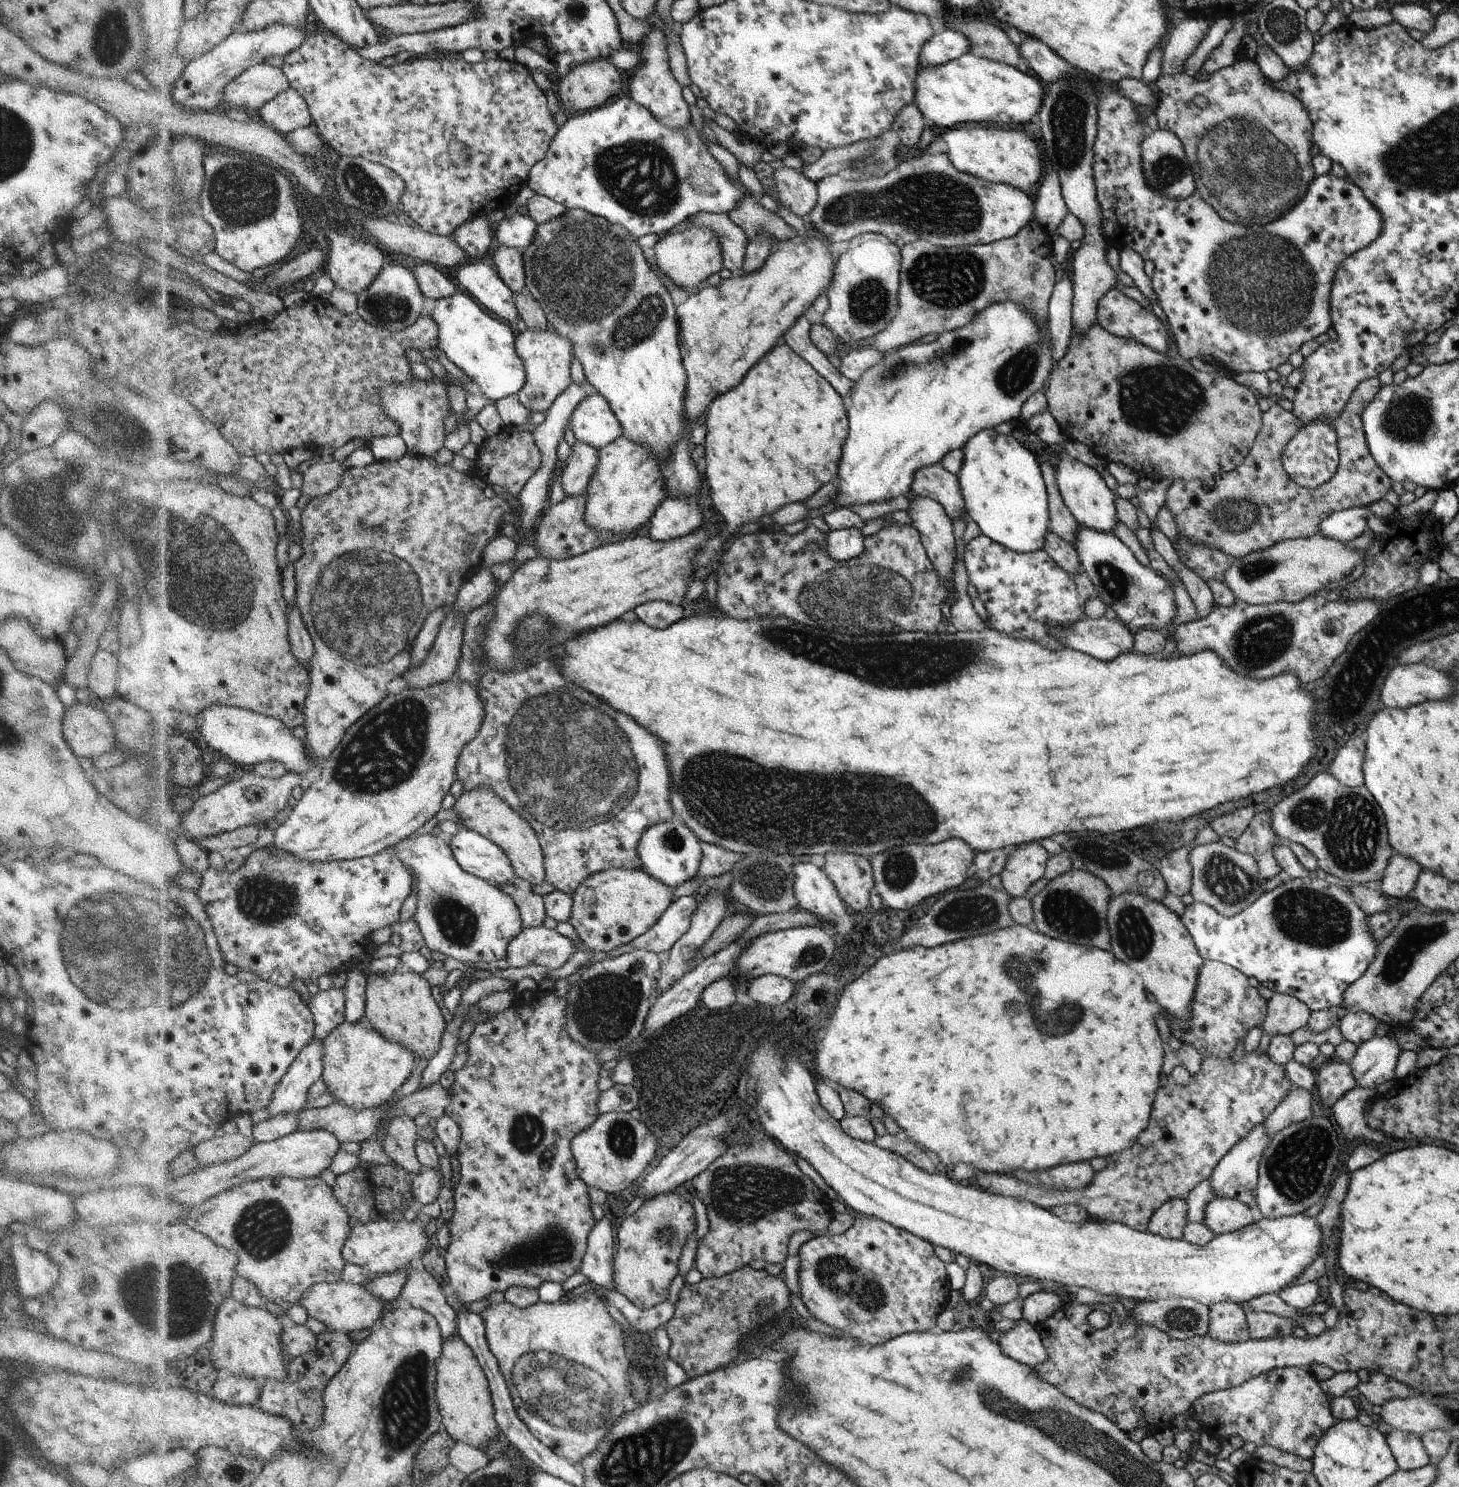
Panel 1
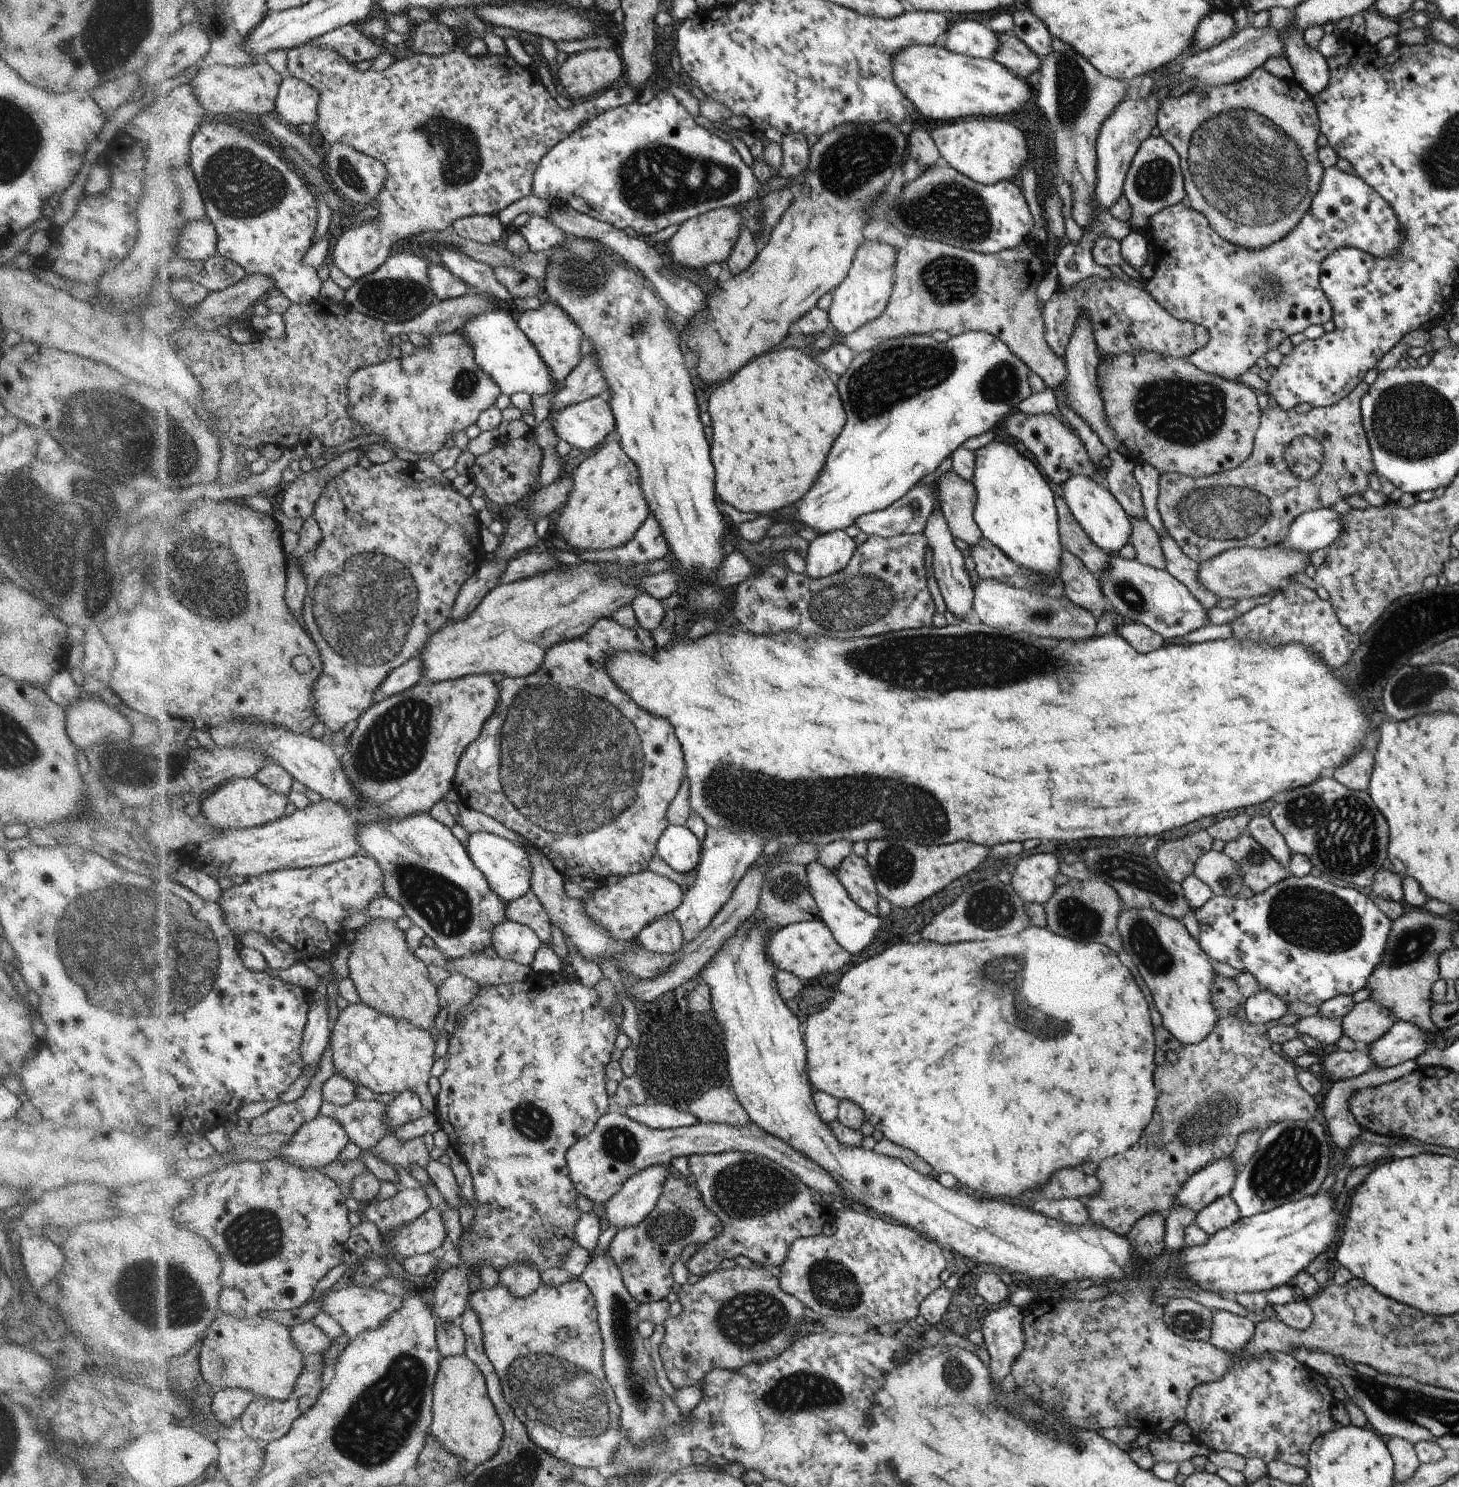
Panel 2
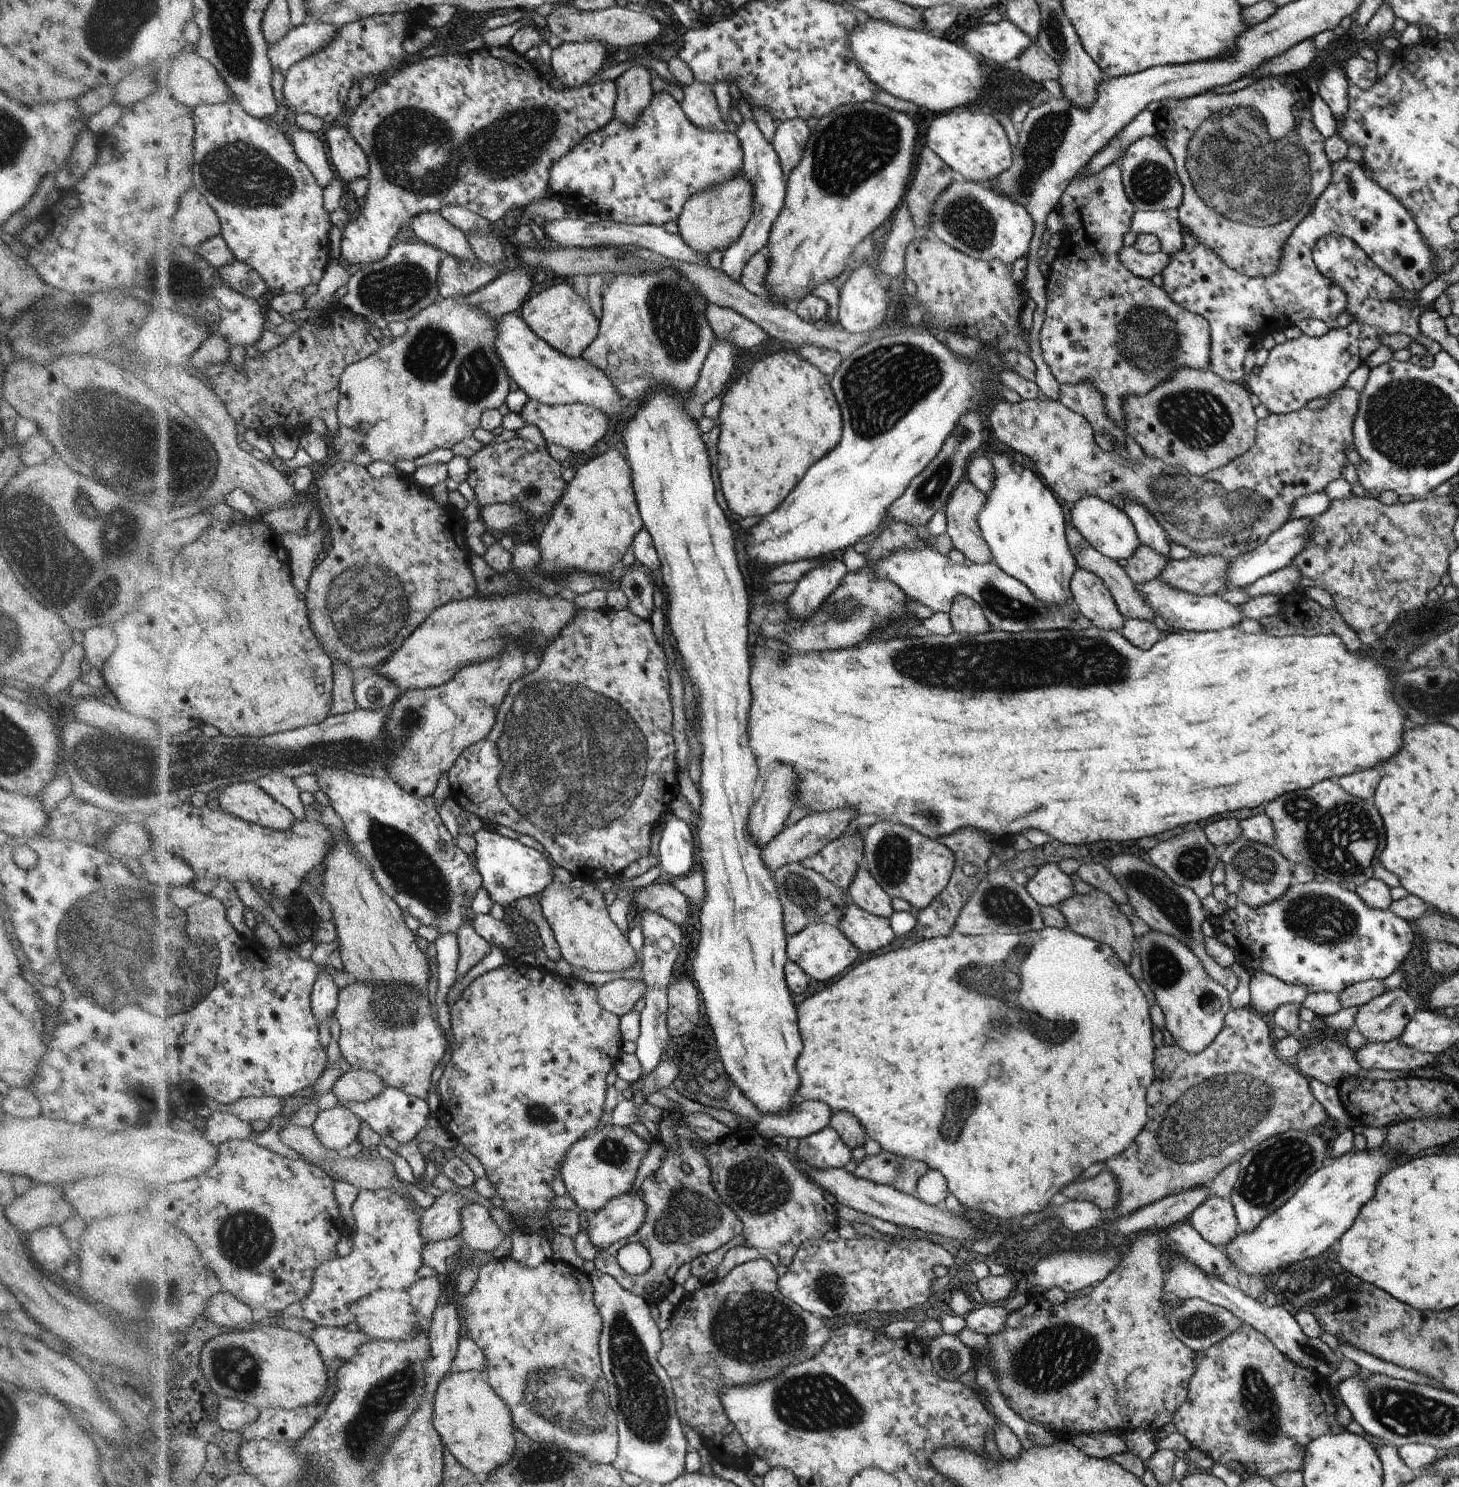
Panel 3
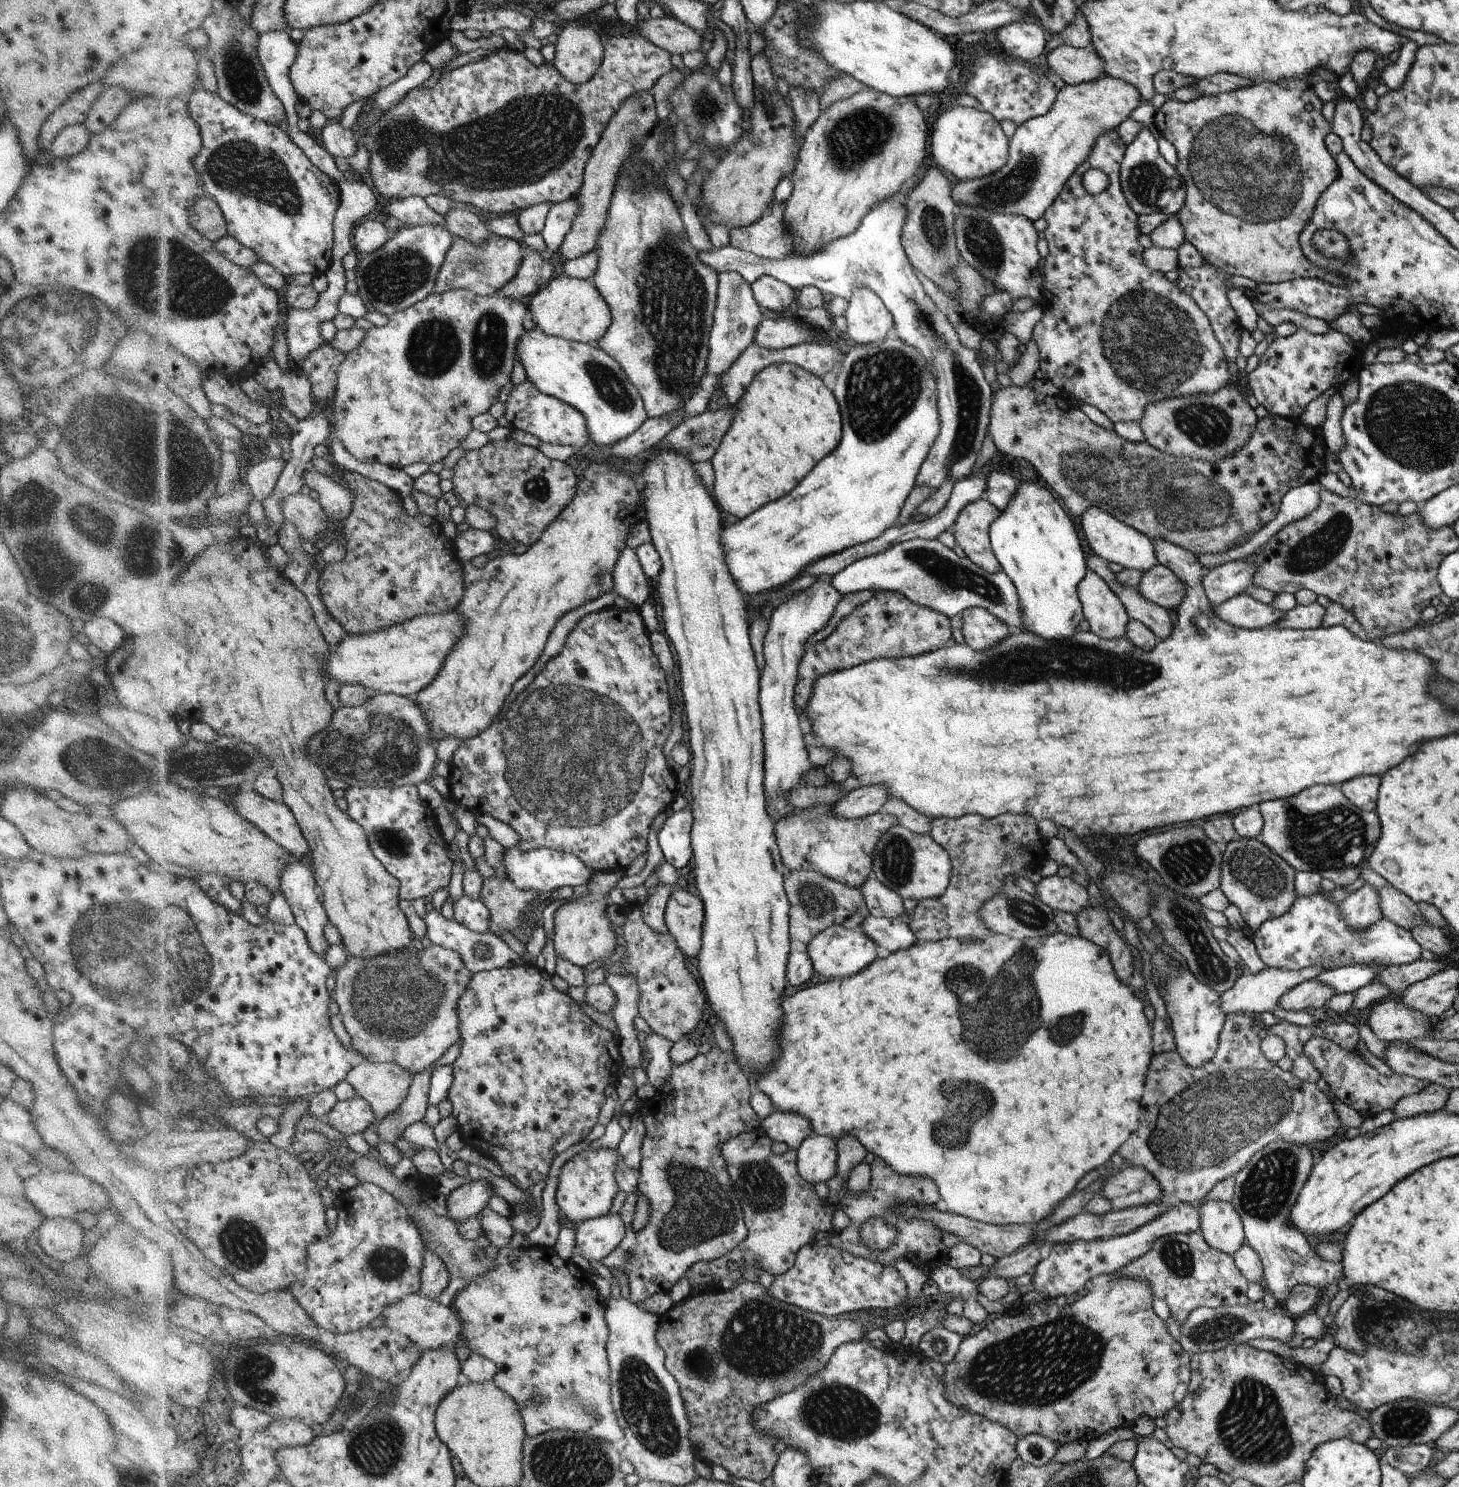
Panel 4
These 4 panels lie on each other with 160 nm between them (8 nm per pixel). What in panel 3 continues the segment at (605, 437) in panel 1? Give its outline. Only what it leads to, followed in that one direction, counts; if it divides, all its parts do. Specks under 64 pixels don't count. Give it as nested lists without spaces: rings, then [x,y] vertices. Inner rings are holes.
[[[529,398],[520,415],[527,424],[538,426],[547,445],[560,445],[573,452],[590,450],[598,440],[606,436],[608,426],[611,425],[611,418],[602,409],[582,403],[547,405]]]

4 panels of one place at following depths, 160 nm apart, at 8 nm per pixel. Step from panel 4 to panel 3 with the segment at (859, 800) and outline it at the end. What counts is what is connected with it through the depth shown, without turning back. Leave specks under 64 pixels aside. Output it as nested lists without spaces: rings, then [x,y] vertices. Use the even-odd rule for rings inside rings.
[[[840,808],[833,811],[808,814],[796,824],[791,823],[766,846],[763,846],[762,856],[764,856],[766,868],[773,874],[782,865],[801,863],[804,859],[816,856],[827,844],[842,836],[848,823],[856,818],[858,818],[857,810]]]

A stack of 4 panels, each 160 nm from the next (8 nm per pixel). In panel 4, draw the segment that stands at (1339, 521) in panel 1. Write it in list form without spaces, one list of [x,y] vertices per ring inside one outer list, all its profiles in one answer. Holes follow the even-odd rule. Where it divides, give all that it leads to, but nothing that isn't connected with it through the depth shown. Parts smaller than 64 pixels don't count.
[[[1254,557],[1236,559],[1206,571],[1202,578],[1205,595],[1217,605],[1247,590],[1259,566]]]

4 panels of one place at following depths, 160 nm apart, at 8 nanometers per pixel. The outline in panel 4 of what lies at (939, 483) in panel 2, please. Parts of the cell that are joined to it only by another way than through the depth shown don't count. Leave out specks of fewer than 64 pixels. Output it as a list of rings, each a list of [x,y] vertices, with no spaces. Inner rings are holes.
[[[978,497],[970,504],[964,505],[957,516],[956,522],[953,524],[955,542],[964,550],[974,564],[986,570],[989,573],[997,573],[1002,571],[1001,564],[997,559],[996,553],[993,551],[989,532],[994,520],[1001,512],[987,498]]]

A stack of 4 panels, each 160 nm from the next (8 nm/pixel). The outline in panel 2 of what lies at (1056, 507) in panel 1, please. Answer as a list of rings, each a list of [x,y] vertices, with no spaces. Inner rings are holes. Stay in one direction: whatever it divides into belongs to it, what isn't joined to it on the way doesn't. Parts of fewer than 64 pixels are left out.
[[[1060,494],[1057,496],[1057,507],[1061,520],[1061,541],[1066,551],[1073,552],[1093,573],[1102,576],[1110,566],[1108,554],[1094,544]]]

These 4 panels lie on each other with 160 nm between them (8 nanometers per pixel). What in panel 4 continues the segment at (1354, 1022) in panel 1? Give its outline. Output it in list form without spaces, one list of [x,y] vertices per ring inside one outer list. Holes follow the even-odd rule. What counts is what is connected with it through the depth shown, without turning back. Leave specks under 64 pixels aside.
[[[1398,995],[1375,1003],[1368,1018],[1369,1027],[1384,1042],[1420,1040],[1429,1036],[1432,1020],[1417,1010],[1408,1008]]]

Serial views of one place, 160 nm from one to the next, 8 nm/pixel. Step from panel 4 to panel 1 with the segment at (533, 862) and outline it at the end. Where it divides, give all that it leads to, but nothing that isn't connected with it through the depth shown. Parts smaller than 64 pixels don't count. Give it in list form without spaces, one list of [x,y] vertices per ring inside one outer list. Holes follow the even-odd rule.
[[[459,826],[458,832],[448,838],[458,864],[467,873],[497,886],[518,878],[508,854],[488,837]]]

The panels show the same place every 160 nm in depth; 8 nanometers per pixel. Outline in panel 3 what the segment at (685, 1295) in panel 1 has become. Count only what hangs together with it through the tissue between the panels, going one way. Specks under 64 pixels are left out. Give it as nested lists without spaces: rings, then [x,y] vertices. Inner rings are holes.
[[[755,1259],[734,1265],[726,1276],[717,1277],[709,1283],[702,1284],[701,1288],[693,1293],[688,1293],[680,1304],[674,1307],[669,1325],[661,1331],[662,1348],[658,1360],[672,1380],[681,1421],[687,1422],[692,1430],[698,1432],[704,1446],[710,1448],[709,1452],[714,1459],[732,1468],[745,1470],[756,1456],[753,1450],[744,1444],[735,1425],[726,1416],[721,1404],[720,1390],[776,1378],[786,1368],[812,1359],[824,1350],[826,1342],[832,1338],[833,1330],[825,1326],[820,1317],[814,1316],[801,1305],[786,1298],[777,1289],[778,1279],[778,1274],[769,1260]]]

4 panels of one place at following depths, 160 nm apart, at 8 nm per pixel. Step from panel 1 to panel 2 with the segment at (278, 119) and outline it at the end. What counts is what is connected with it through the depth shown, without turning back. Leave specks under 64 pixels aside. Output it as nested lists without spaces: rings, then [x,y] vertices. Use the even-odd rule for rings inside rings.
[[[290,74],[282,83],[277,112],[293,128],[302,124],[318,125],[321,92],[309,82]]]

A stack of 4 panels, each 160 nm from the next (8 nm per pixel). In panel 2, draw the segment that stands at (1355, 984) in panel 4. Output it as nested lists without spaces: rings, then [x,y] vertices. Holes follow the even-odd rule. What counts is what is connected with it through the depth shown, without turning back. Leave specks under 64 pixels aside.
[[[1261,989],[1245,1000],[1242,1013],[1246,1014],[1247,1020],[1252,1024],[1264,1025],[1286,1014],[1287,1004],[1270,991]]]

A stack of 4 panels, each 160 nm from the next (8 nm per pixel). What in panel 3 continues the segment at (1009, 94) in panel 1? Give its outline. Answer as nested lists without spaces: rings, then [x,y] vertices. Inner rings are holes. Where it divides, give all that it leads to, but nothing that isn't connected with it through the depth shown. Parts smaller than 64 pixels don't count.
[[[868,19],[849,34],[850,46],[857,63],[865,73],[878,85],[880,90],[899,99],[917,104],[920,108],[934,112],[936,116],[949,113],[954,108],[968,107],[988,85],[988,74],[980,60],[964,46],[958,46],[946,39],[945,35],[934,35],[924,28],[910,29],[890,24],[888,21]]]

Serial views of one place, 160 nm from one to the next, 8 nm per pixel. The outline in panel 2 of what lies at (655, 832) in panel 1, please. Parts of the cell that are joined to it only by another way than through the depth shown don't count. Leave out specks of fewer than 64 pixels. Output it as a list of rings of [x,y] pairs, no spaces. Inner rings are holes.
[[[670,825],[666,828],[657,849],[658,856],[680,874],[688,874],[696,869],[701,857],[701,843],[686,825]]]

